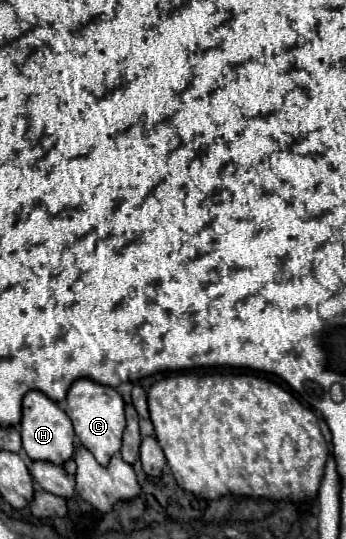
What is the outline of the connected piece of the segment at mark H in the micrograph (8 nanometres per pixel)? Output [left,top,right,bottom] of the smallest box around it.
[20,390,76,466]

